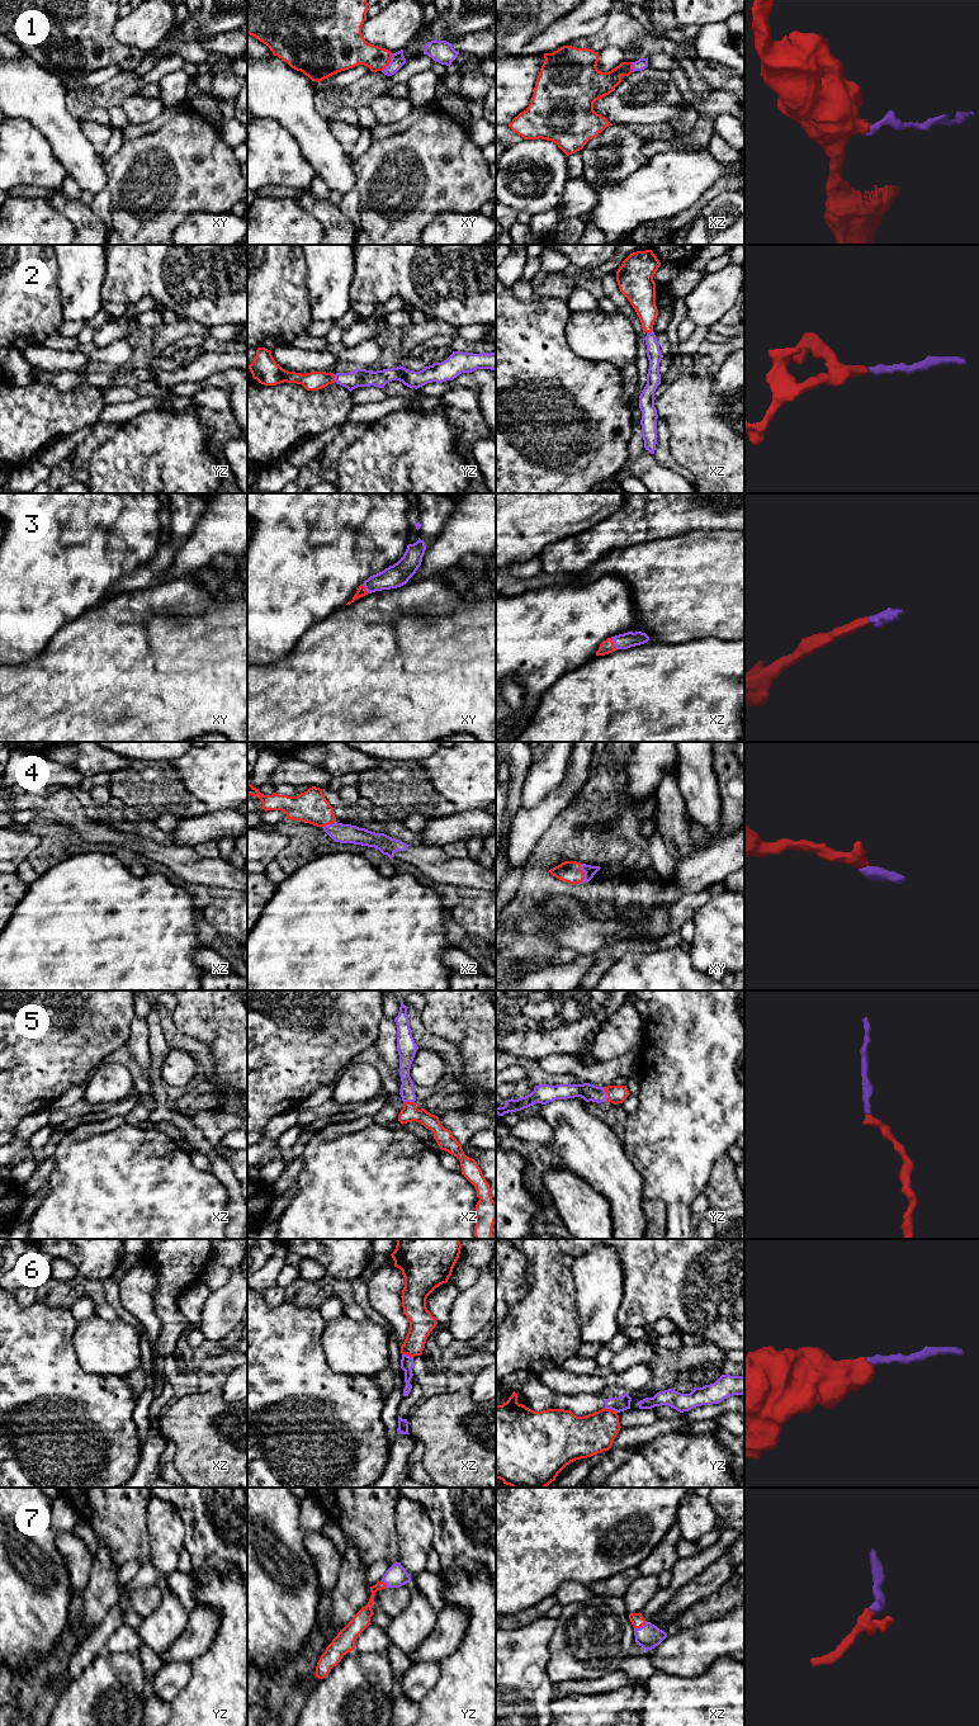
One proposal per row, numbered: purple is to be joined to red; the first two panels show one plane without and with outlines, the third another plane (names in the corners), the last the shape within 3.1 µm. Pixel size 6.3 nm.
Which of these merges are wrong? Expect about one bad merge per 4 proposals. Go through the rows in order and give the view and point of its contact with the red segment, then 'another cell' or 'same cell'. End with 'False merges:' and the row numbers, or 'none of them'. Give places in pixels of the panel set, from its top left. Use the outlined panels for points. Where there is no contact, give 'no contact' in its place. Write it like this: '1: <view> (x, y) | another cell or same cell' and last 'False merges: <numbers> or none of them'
1: xy (389, 61) | another cell
2: yz (334, 378) | same cell
3: xz (613, 643) | same cell
4: xy (583, 873) | same cell
5: yz (608, 1095) | same cell
6: yz (610, 1409) | another cell
7: xz (641, 1626) | same cell
False merges: 1, 6

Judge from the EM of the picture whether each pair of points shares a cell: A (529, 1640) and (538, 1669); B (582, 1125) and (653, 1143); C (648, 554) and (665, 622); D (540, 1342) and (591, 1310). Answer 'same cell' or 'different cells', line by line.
A: same cell
B: different cells
C: same cell
D: different cells

